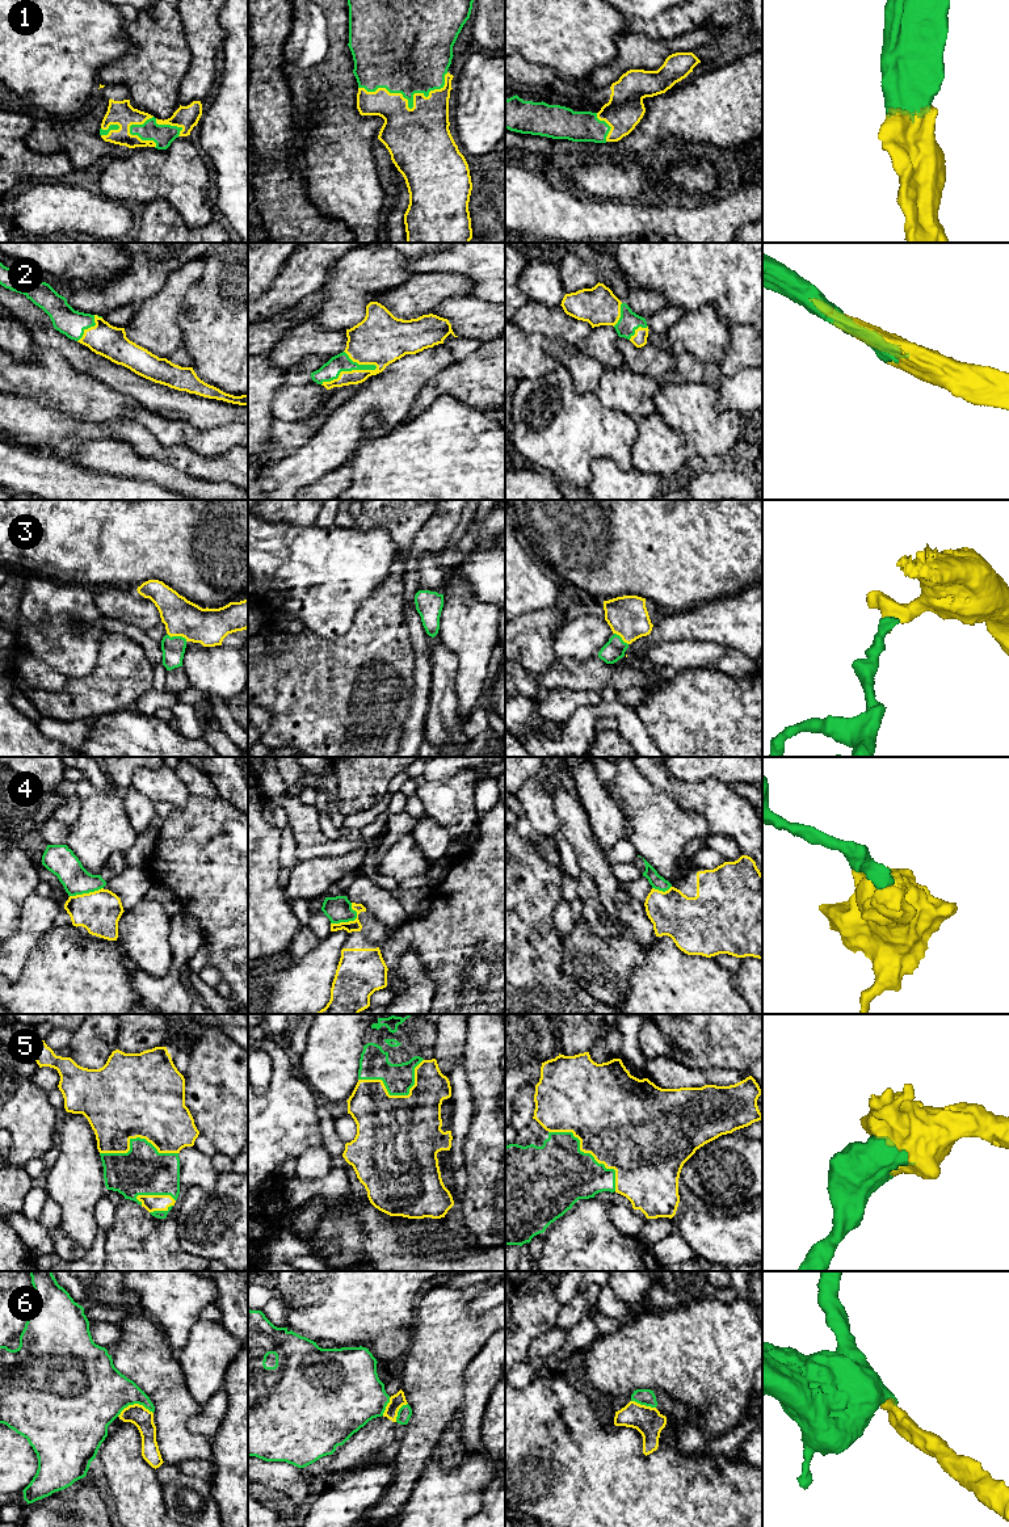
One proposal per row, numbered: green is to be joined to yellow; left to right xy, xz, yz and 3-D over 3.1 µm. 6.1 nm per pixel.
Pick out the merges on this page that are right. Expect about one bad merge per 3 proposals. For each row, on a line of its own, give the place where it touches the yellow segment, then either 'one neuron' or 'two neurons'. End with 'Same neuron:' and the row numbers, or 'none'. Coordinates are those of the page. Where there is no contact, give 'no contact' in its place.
1: contact xz (408, 108); one neuron
2: contact xz (348, 371); one neuron
3: contact xy (177, 635); one neuron
4: contact xz (350, 921); two neurons
5: contact yz (588, 1152); one neuron
6: contact xy (134, 1404); two neurons
Same neuron: 1, 2, 3, 5

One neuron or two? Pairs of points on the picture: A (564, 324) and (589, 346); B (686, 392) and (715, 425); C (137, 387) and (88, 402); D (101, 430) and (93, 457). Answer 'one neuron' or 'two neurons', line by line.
A: two neurons
B: one neuron
C: two neurons
D: two neurons

